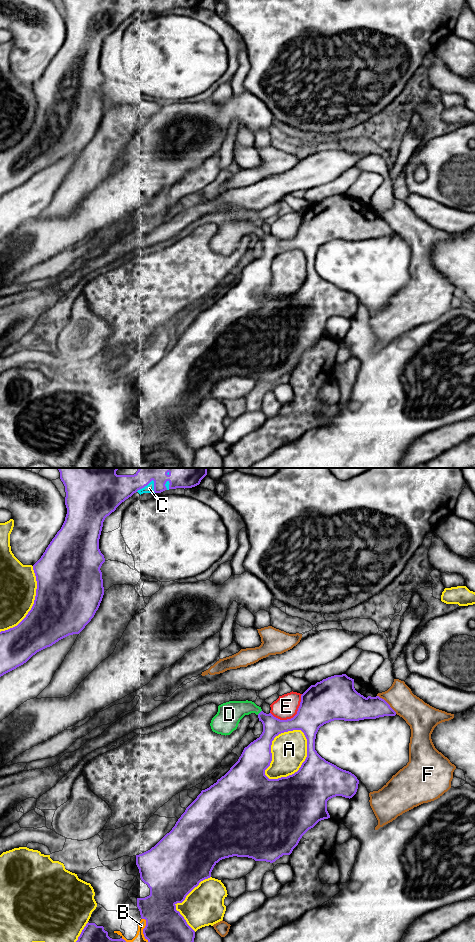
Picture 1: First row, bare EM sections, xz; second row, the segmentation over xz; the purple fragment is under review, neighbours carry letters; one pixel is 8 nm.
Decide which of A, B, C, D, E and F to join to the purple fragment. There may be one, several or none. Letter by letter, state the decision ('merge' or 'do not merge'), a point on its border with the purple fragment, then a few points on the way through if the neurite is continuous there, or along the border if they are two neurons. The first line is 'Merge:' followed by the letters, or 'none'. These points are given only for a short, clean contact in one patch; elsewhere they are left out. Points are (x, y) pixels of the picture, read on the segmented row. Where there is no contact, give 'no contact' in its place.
Merge: B, C, D
A: do not merge; meets purple in xz at (270, 746)
B: merge; meets purple in xz at (143, 929)
C: merge; meets purple in xz at (145, 485)
D: merge; meets purple in xz at (260, 712); runs through xz (272, 726), (260, 712), (237, 709), (229, 714)
E: do not merge; meets purple in xz at (293, 717)
F: do not merge; meets purple in xz at (387, 703)

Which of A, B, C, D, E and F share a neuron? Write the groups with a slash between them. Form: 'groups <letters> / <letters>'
groups A / B C D / E / F

